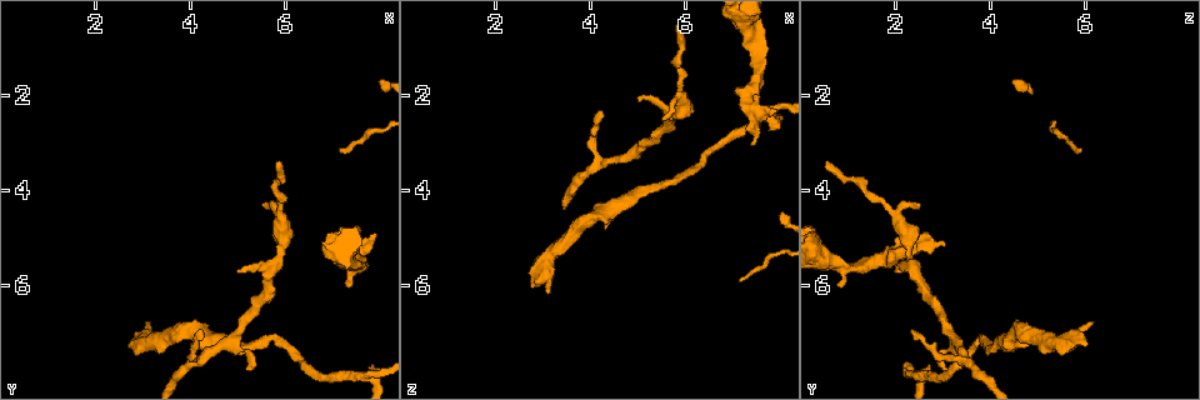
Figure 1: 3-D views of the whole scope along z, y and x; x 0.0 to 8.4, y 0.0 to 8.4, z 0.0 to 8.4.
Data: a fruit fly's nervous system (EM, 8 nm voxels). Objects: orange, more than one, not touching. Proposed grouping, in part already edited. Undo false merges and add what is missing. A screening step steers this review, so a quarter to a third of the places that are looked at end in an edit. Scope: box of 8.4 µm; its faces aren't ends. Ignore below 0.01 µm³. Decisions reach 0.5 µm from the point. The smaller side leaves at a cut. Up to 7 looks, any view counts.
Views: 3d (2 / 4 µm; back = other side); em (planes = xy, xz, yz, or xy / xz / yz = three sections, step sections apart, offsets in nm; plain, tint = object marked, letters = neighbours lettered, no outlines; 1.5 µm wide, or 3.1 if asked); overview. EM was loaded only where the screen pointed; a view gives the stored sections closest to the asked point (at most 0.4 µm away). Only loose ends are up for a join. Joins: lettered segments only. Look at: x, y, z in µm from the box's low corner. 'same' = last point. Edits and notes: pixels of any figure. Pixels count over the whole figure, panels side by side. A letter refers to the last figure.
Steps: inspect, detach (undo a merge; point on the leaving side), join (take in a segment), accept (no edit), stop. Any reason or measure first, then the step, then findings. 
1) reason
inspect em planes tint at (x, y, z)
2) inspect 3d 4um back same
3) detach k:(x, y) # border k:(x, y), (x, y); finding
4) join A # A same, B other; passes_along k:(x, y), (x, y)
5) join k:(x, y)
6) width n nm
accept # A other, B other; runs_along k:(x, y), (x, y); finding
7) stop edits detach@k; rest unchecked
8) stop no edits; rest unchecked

thick turns thin
inspect em planes tint at (7.25, 5.40, 0.65)

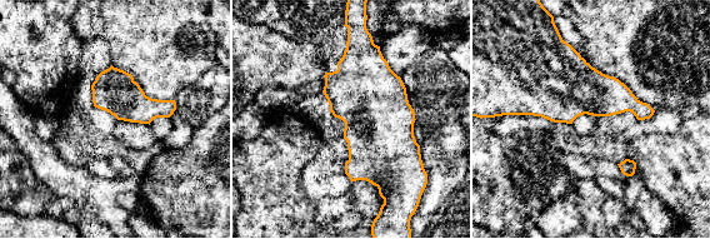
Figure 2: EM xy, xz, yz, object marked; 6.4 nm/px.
see the neighbours
inspect em planes letters same

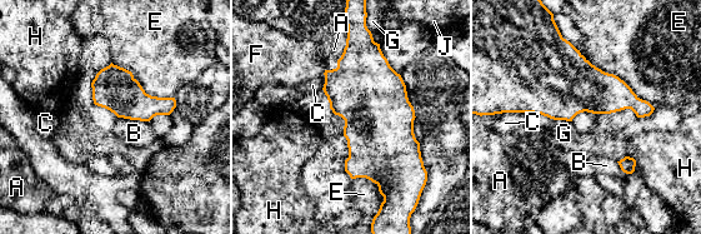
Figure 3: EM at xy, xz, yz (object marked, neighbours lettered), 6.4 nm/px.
accept # A other, B other, C other, E other, F other, G other, H other, J other; border 3:(582, 54), (617, 75), (655, 108); one neuron here

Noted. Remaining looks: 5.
thin end
inspect 3d 2um at (5.05, 5.70, 2.10)

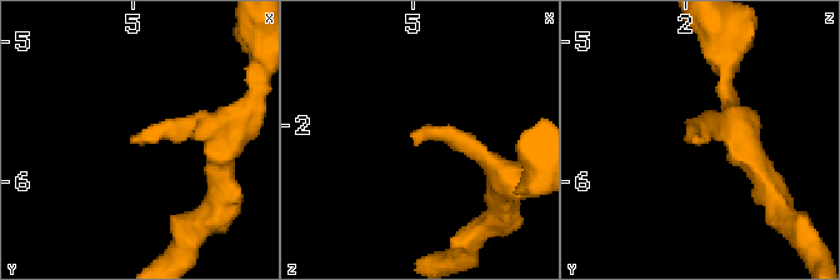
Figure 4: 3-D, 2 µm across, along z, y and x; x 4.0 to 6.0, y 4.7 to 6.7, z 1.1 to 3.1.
now the EM
inspect em planes letters at (5.00, 5.70, 2.12)

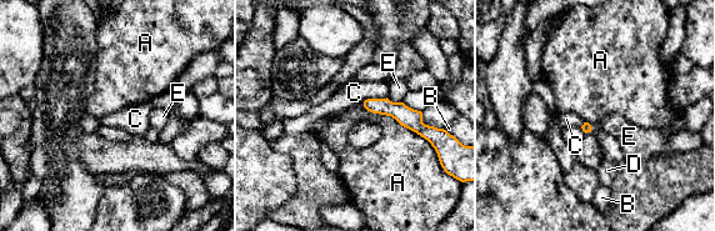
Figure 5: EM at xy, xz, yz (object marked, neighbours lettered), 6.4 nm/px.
accept # A other, B other, C other, D other, E other; border 5:(386, 98), (401, 103); no lettered segment goes on from it

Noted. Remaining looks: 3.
branch stops here
inspect 3d 2um at (5.25, 7.80, 3.10)

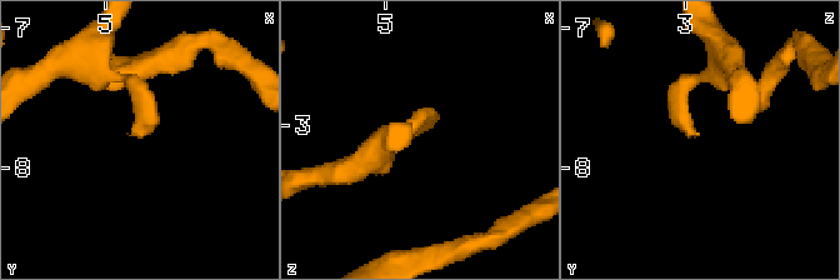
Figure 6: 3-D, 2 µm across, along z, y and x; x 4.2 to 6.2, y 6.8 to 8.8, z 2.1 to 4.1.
now the EM
inspect em planes letters at (5.20, 7.74, 3.06)

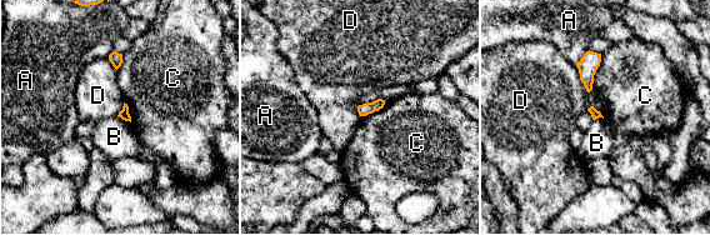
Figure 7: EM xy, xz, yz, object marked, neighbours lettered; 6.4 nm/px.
accept # A other, B other, C other, D other; border 7:(118, 115), (130, 123); none of them fits

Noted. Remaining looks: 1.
stop no edits; rest unchecked

